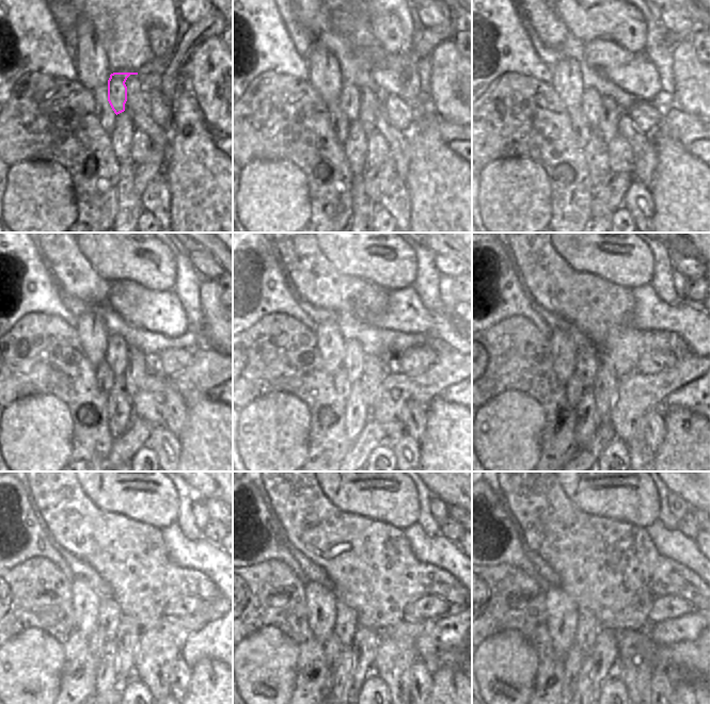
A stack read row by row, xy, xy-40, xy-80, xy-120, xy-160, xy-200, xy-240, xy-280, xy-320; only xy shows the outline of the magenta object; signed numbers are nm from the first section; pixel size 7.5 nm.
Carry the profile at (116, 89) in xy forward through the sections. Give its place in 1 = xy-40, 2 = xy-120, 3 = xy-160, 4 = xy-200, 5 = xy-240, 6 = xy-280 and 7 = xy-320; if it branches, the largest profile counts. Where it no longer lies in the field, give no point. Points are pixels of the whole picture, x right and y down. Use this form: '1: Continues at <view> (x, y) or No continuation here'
1: Continues at xy-40 (349, 100)
2: Continues at xy-120 (116, 349)
3: Continues at xy-160 (353, 362)
4: Continues at xy-200 (586, 362)
5: Continues at xy-240 (109, 614)
6: Continues at xy-280 (346, 624)
7: Continues at xy-320 (587, 627)

